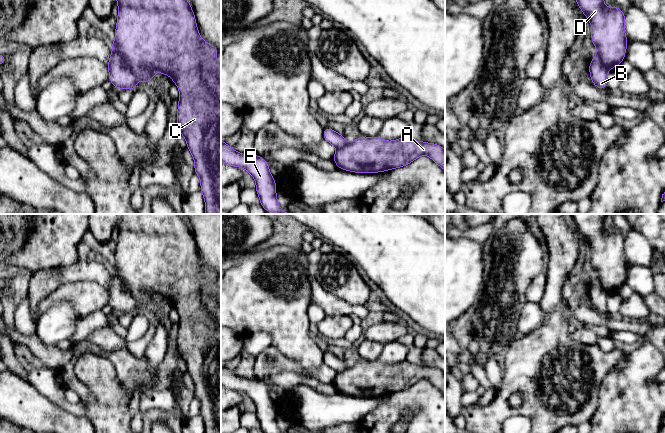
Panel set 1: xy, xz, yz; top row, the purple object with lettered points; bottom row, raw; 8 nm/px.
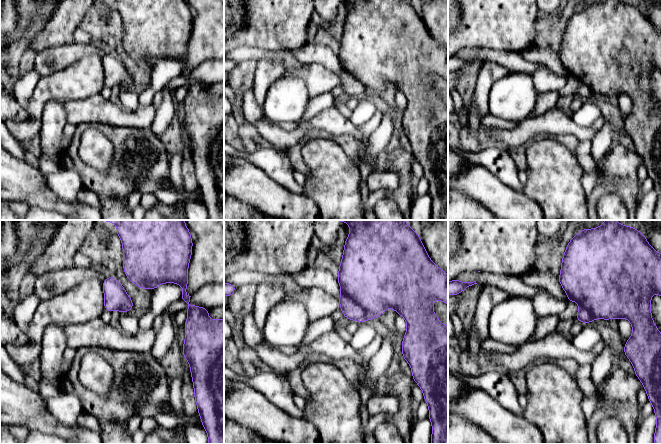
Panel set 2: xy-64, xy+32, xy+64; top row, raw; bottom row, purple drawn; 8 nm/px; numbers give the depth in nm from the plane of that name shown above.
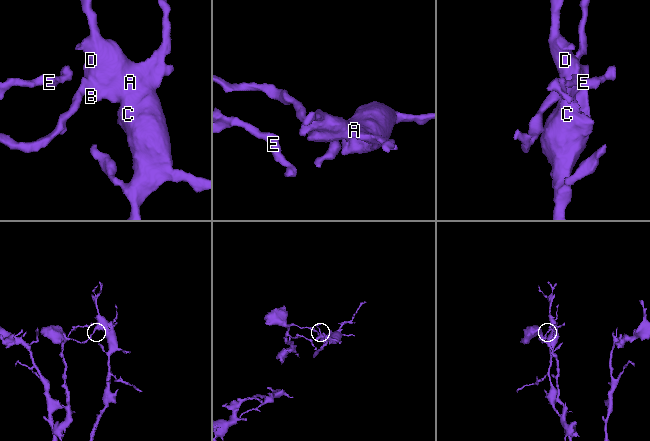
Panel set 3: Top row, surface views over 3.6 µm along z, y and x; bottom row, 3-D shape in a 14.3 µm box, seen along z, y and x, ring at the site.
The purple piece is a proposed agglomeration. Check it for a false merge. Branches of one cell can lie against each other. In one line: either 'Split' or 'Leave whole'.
Split

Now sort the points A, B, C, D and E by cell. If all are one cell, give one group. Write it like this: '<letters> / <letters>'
A C D / B E

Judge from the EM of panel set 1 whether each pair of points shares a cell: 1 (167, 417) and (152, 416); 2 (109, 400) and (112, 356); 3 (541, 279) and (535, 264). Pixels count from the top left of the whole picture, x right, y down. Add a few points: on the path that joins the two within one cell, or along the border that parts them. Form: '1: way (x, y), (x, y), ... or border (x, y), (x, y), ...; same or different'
1: way (163, 416), (156, 416); same
2: border (91, 352), (103, 355), (112, 364), (121, 385); different
3: border (544, 268), (532, 280), (525, 293); different

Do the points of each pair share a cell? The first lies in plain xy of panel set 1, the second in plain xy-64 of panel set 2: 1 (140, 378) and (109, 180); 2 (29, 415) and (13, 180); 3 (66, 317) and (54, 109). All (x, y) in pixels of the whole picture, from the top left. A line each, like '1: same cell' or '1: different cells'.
1: same cell
2: same cell
3: same cell

